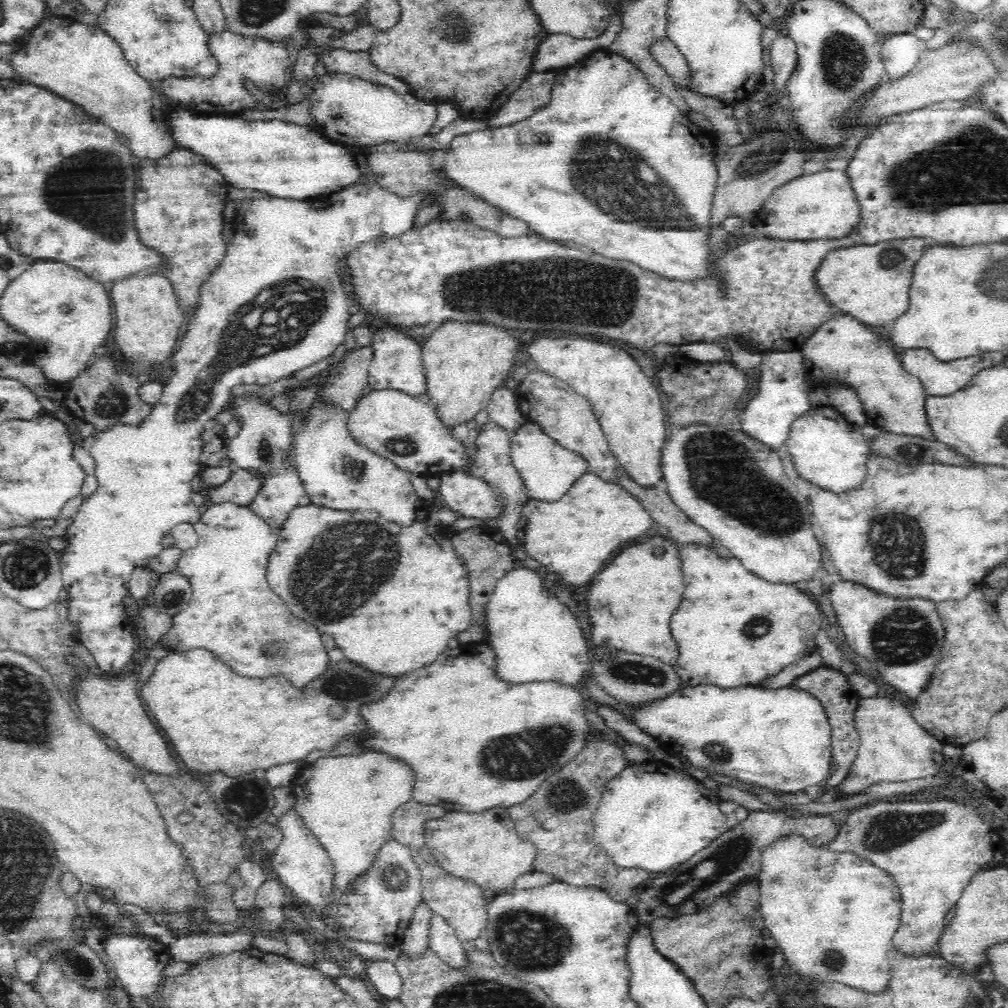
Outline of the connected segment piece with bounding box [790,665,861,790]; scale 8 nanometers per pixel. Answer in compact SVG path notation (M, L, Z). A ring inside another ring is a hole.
M820 665L818 668L802 675L793 680L790 684L796 689L807 690L814 697L822 701L822 705L826 708L829 723L832 727L832 762L835 770L832 776L830 775L824 784L824 790L838 786L848 774L850 765L856 758L859 749L859 734L855 727L855 713L859 705L861 697L850 688L847 677L841 671Z

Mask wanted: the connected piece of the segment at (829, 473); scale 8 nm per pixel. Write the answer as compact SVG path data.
M831 405L812 407L806 414L792 422L785 446L798 476L829 493L850 493L859 489L868 476L868 456L871 454L869 442L864 440L860 427L847 422L847 419L844 419Z

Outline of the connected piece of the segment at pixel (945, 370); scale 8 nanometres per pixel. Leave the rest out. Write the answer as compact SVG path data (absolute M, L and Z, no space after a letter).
M910 349L905 350L900 357L901 366L908 372L908 375L918 378L924 385L929 396L945 397L949 394L954 394L957 390L962 390L982 368L994 366L996 362L1002 362L1004 356L1000 352L996 354L982 354L982 356L972 356L968 358L959 358L955 361L942 362L933 354L928 352L928 349Z

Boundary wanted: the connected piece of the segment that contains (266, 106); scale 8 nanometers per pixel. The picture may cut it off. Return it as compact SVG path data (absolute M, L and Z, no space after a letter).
M320 70L306 82L289 75L286 83L271 89L262 89L252 83L252 79L244 77L243 87L252 102L264 111L286 108L308 100L312 114L311 126L326 139L348 147L374 146L384 142L406 145L411 138L428 134L437 118L435 105L420 101L410 92L401 95L391 88L365 81L350 73L328 74Z

